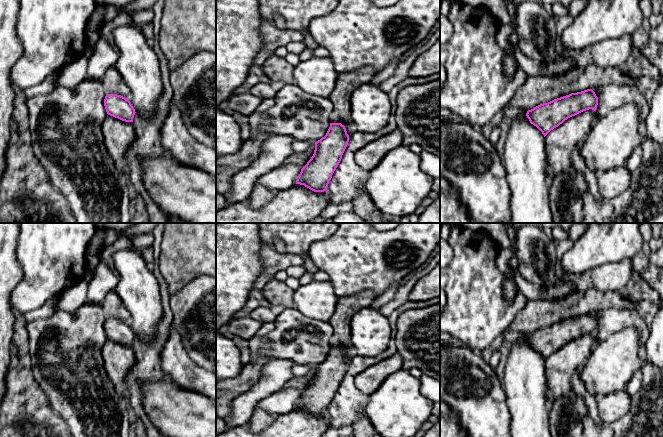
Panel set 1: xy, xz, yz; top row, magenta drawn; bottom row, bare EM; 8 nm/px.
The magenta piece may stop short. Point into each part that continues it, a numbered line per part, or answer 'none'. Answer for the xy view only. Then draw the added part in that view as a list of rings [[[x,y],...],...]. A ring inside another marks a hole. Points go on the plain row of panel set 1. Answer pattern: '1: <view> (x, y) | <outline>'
1: xy (118, 359) | [[[107,339],[102,349],[102,357],[105,371],[117,393],[128,401],[129,392],[125,377],[136,363],[133,347]]]

